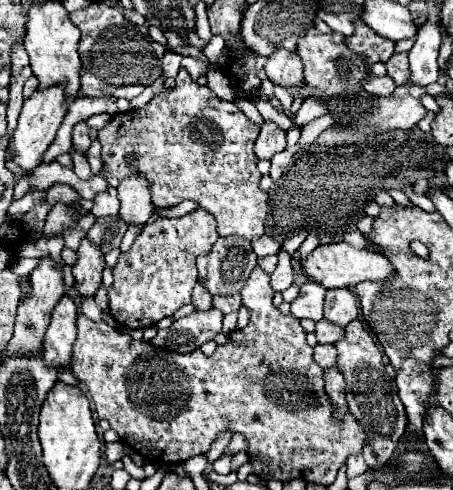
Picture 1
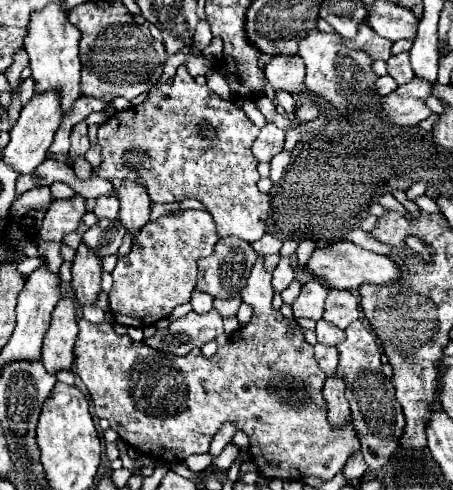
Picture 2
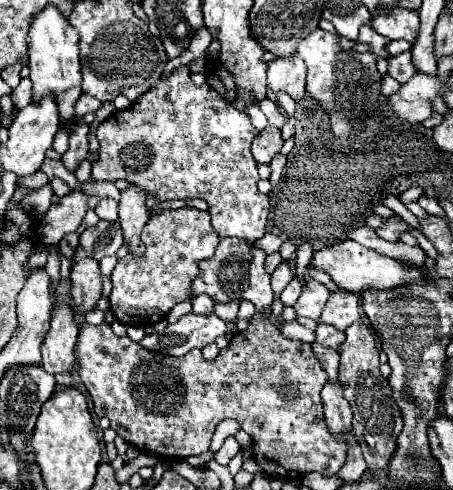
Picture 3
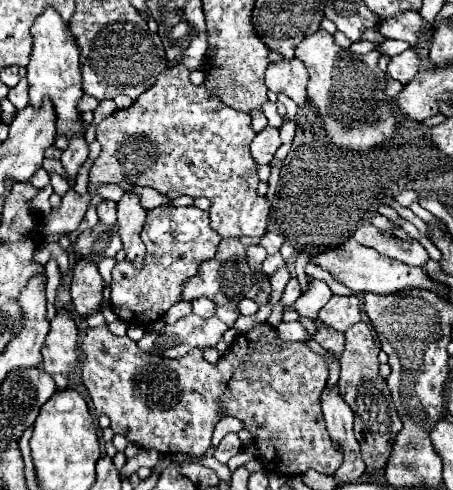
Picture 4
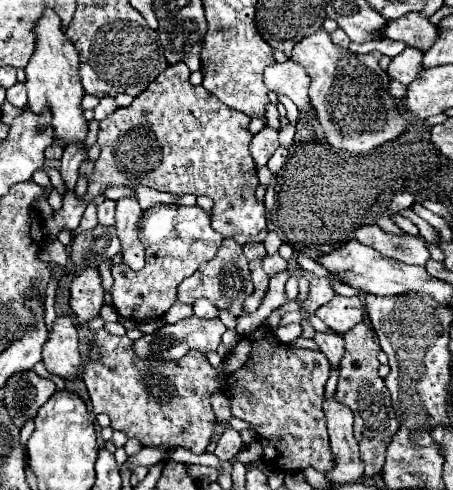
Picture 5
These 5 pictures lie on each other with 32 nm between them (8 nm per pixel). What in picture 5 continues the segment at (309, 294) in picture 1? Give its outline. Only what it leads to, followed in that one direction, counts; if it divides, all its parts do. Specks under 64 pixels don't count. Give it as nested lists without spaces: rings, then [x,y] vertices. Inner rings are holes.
[[[330,274],[328,278],[312,278],[312,282],[310,282],[310,298],[306,302],[300,302],[300,306],[306,312],[314,314],[316,308],[330,302],[336,296],[336,292],[332,288],[332,280],[340,280],[340,278],[336,278],[334,274]]]

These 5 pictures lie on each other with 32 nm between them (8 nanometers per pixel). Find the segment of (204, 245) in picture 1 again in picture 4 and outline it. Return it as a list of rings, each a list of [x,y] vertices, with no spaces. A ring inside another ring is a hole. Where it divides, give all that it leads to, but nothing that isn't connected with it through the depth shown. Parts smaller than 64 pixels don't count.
[[[172,204],[148,210],[140,238],[146,244],[144,268],[136,270],[126,260],[118,262],[112,270],[110,286],[112,310],[120,320],[134,326],[144,326],[160,320],[168,308],[180,300],[182,282],[194,276],[204,260],[212,260],[222,240],[211,227],[208,212],[196,206],[178,208]]]

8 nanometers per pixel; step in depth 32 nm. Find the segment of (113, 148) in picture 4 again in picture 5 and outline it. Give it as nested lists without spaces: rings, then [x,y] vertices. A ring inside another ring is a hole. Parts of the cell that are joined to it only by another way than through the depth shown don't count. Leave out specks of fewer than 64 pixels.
[[[176,62],[160,72],[158,78],[142,94],[138,94],[130,106],[118,108],[100,122],[100,156],[96,160],[86,196],[94,200],[110,186],[148,186],[170,194],[210,196],[214,200],[212,228],[216,232],[224,238],[232,238],[236,234],[256,236],[262,228],[266,228],[266,210],[264,204],[254,198],[254,190],[260,182],[254,160],[248,152],[248,144],[252,140],[248,124],[250,116],[220,104],[220,100],[206,92],[204,86],[192,86],[188,66],[184,62]]]

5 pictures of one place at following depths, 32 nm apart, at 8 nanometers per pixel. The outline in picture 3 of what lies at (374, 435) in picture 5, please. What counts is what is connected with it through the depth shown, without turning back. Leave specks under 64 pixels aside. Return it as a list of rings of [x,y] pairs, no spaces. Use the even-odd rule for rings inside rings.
[[[356,322],[350,328],[346,328],[346,342],[344,342],[344,348],[340,350],[338,374],[340,374],[340,384],[344,388],[344,398],[350,402],[350,408],[354,412],[352,430],[362,448],[362,454],[370,472],[376,472],[388,466],[390,456],[396,448],[396,436],[402,432],[402,416],[400,416],[400,410],[396,408],[396,402],[392,400],[388,380],[382,378],[378,370],[380,366],[378,354],[380,354],[378,338],[364,322]]]

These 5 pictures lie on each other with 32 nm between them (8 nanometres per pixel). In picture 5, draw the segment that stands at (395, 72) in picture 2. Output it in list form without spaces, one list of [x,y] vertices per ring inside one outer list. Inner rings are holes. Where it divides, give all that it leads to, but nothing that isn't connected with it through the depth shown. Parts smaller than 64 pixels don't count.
[[[406,48],[404,52],[400,52],[398,56],[392,58],[390,66],[388,66],[388,74],[392,80],[402,82],[402,84],[410,84],[412,80],[416,80],[416,76],[420,74],[420,60],[422,60],[422,52],[416,48]]]

